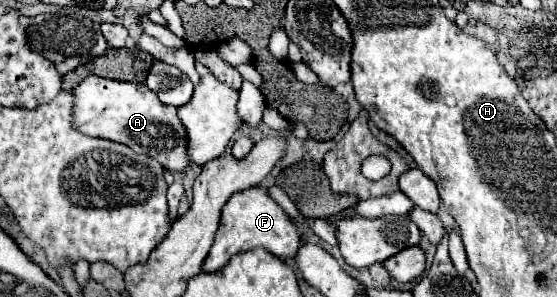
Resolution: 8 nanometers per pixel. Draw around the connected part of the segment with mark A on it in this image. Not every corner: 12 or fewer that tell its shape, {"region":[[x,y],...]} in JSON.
{"region":[[89,75],[71,91],[79,133],[189,167],[177,109],[145,83]]}

